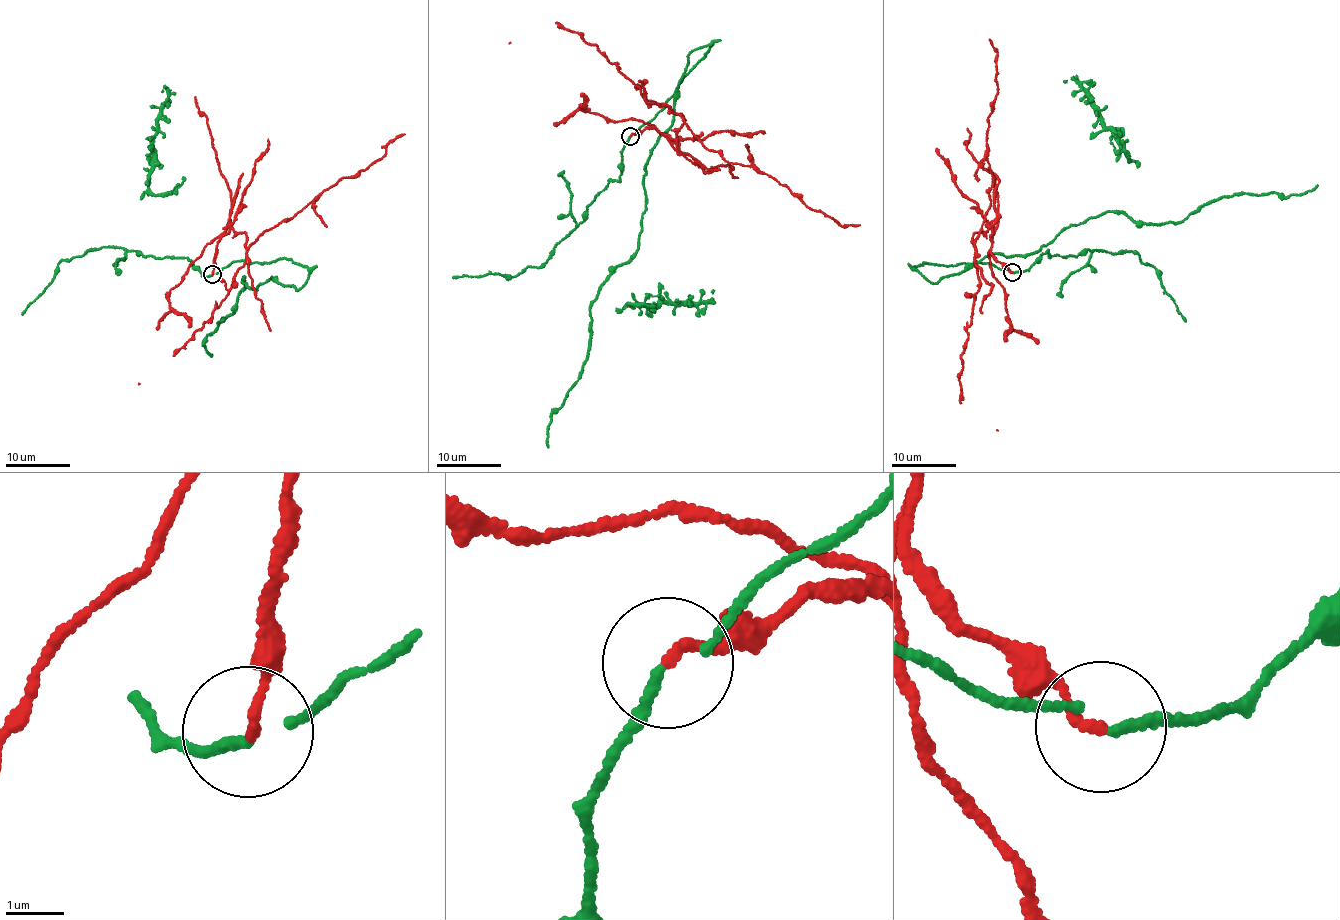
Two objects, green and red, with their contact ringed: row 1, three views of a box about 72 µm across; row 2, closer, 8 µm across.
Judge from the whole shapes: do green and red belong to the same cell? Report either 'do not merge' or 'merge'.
do not merge

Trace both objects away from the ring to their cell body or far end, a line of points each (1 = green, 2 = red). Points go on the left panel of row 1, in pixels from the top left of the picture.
1: (212, 274), (286, 257), (310, 270), (297, 289), (243, 277), (211, 354)
2: (212, 274), (217, 244), (230, 230), (245, 233), (251, 244), (365, 169), (404, 134)

